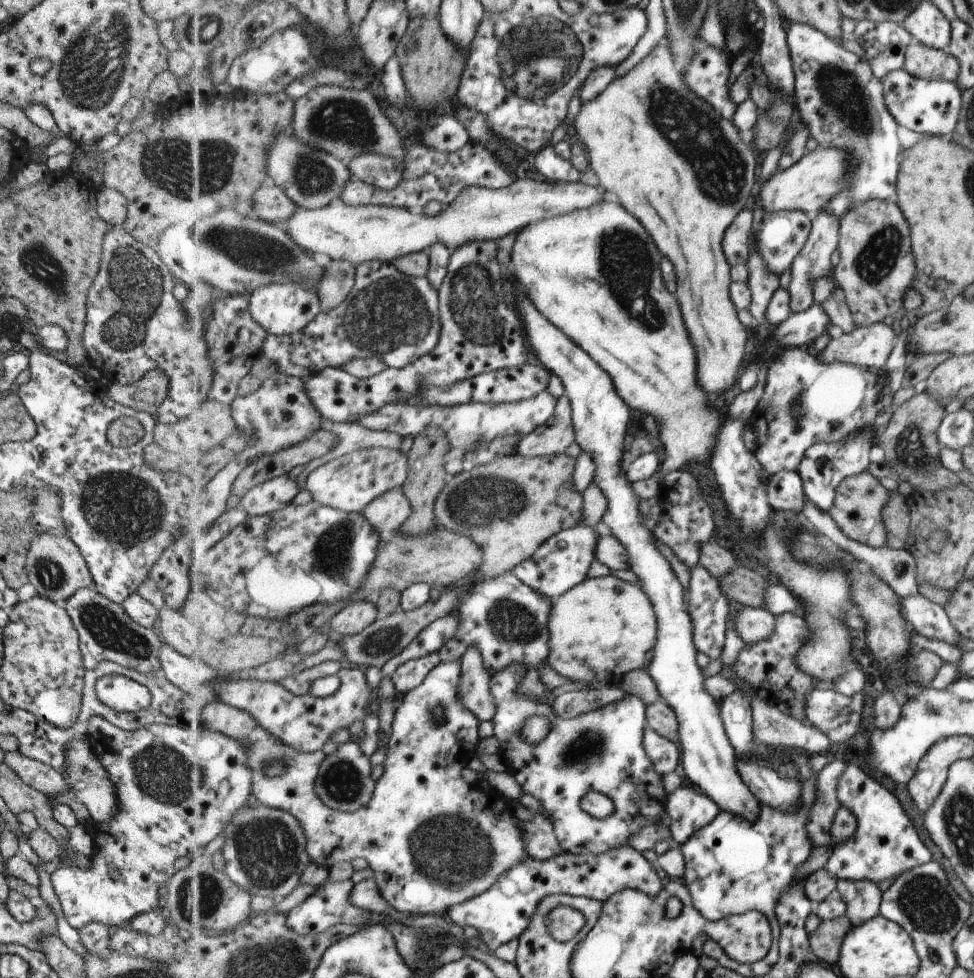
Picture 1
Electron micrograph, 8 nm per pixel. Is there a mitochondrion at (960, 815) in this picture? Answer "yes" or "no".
yes

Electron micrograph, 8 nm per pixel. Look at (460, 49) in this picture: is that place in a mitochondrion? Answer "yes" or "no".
no

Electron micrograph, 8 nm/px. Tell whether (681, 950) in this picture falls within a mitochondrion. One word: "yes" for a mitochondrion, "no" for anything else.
no

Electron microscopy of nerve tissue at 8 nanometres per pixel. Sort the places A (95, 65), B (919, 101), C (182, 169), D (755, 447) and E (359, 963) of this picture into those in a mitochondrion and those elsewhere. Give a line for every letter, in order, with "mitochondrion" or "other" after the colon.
A: mitochondrion
B: other
C: mitochondrion
D: other
E: other

